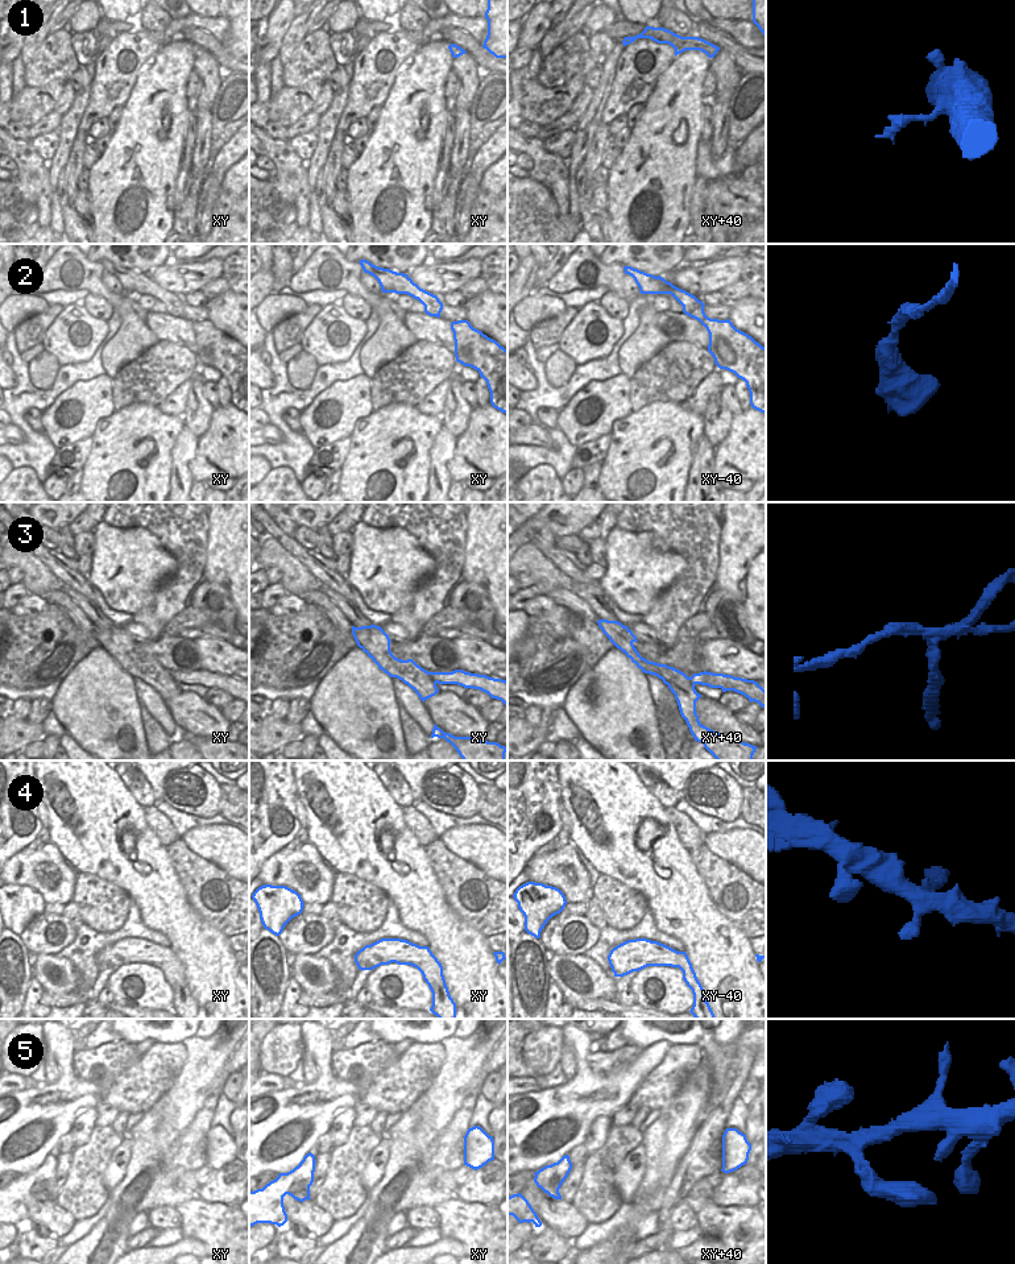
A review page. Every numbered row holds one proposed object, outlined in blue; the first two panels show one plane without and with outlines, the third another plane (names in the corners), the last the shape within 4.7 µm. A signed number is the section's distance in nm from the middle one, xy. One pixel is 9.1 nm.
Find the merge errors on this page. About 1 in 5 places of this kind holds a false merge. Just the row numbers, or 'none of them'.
3

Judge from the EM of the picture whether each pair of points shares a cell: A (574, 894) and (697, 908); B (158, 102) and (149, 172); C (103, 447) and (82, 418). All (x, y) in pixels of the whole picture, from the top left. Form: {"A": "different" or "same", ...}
{"A": "different", "B": "same", "C": "different"}

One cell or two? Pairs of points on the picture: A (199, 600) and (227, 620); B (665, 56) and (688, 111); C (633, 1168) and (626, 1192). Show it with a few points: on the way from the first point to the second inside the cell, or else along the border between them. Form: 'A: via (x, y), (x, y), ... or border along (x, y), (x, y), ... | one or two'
A: via (206, 605), (220, 613) | one
B: border along (675, 57), (658, 78), (651, 91) | two
C: via (630, 1173), (626, 1186) | one

